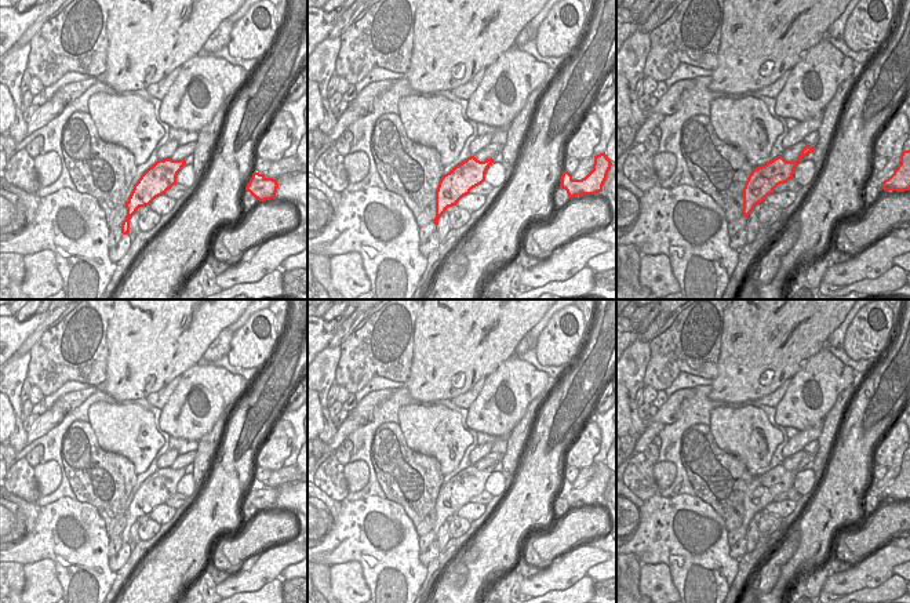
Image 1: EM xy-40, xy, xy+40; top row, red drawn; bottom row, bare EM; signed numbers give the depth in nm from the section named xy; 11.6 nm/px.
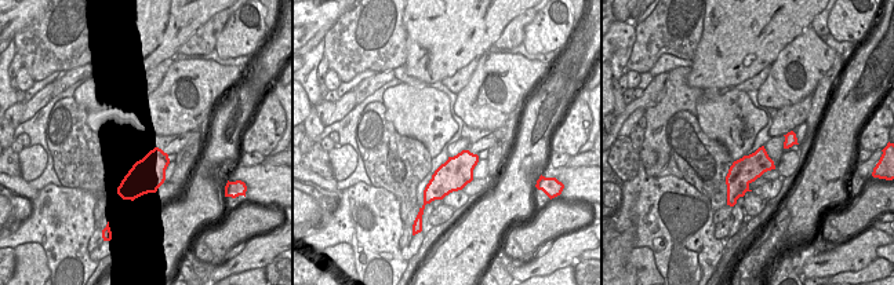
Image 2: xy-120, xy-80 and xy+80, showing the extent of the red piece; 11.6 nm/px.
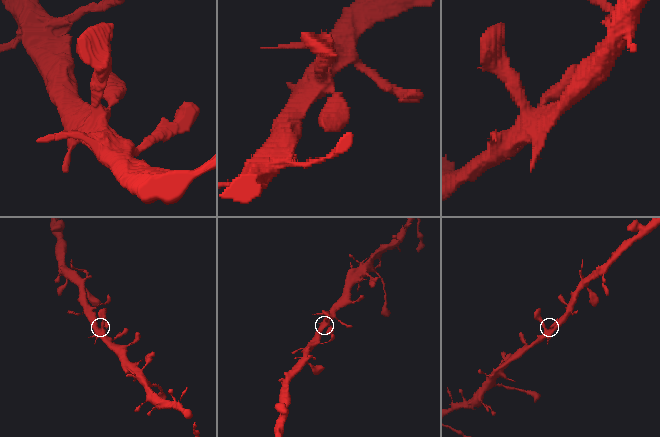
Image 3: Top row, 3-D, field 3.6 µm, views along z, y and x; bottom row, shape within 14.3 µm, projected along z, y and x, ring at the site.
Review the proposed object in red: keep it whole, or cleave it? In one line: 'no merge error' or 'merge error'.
no merge error

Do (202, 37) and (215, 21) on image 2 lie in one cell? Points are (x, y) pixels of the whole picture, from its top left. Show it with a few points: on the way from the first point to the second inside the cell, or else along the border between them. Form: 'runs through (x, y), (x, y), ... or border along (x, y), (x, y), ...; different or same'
runs through (206, 33), (214, 25); same

